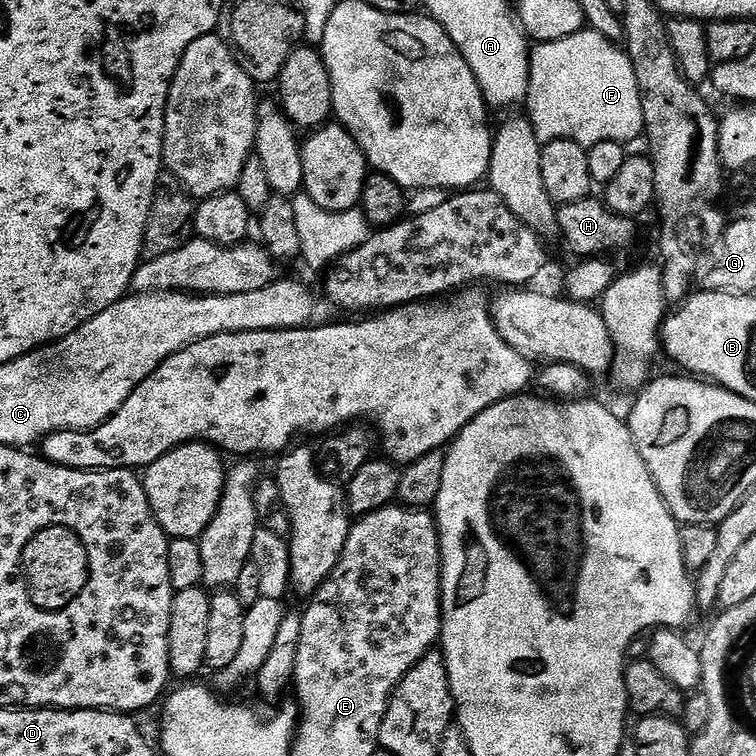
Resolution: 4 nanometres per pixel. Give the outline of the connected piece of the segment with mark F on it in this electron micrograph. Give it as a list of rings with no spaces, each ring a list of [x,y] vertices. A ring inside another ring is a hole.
[[[581,30],[560,40],[545,40],[531,49],[526,115],[541,145],[549,144],[551,140],[573,140],[587,149],[600,142],[625,146],[631,139],[644,135],[638,78],[627,51],[591,30]]]

